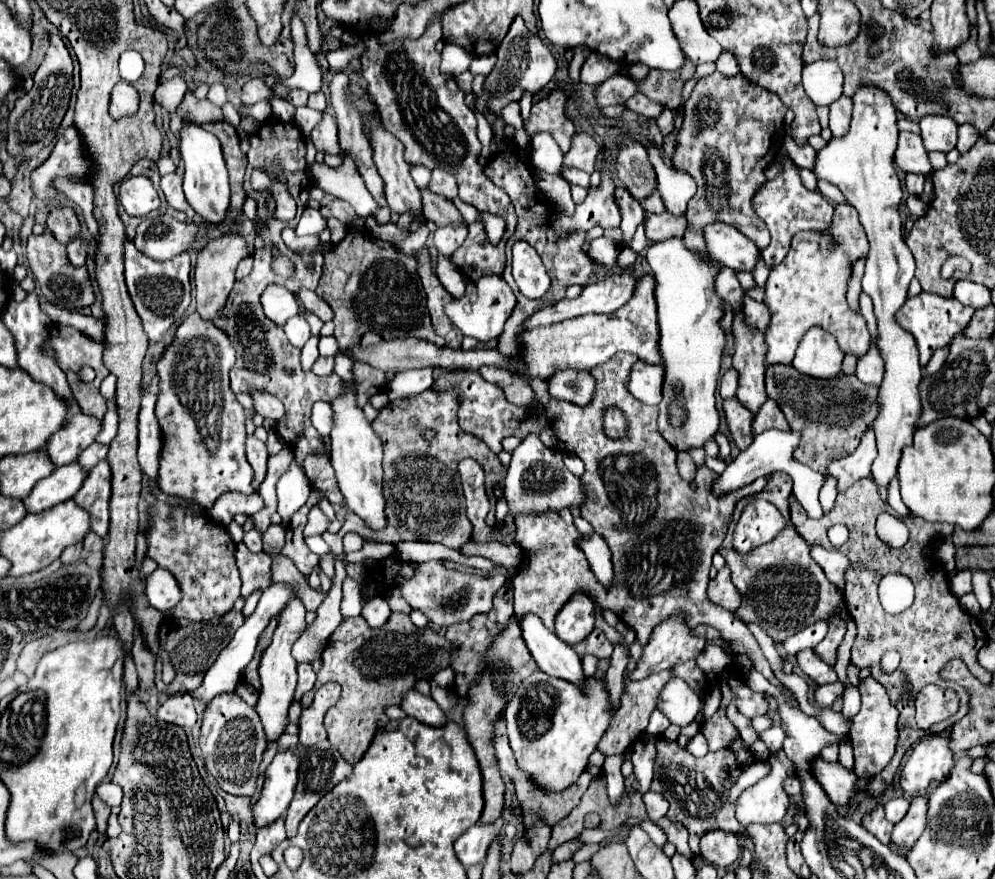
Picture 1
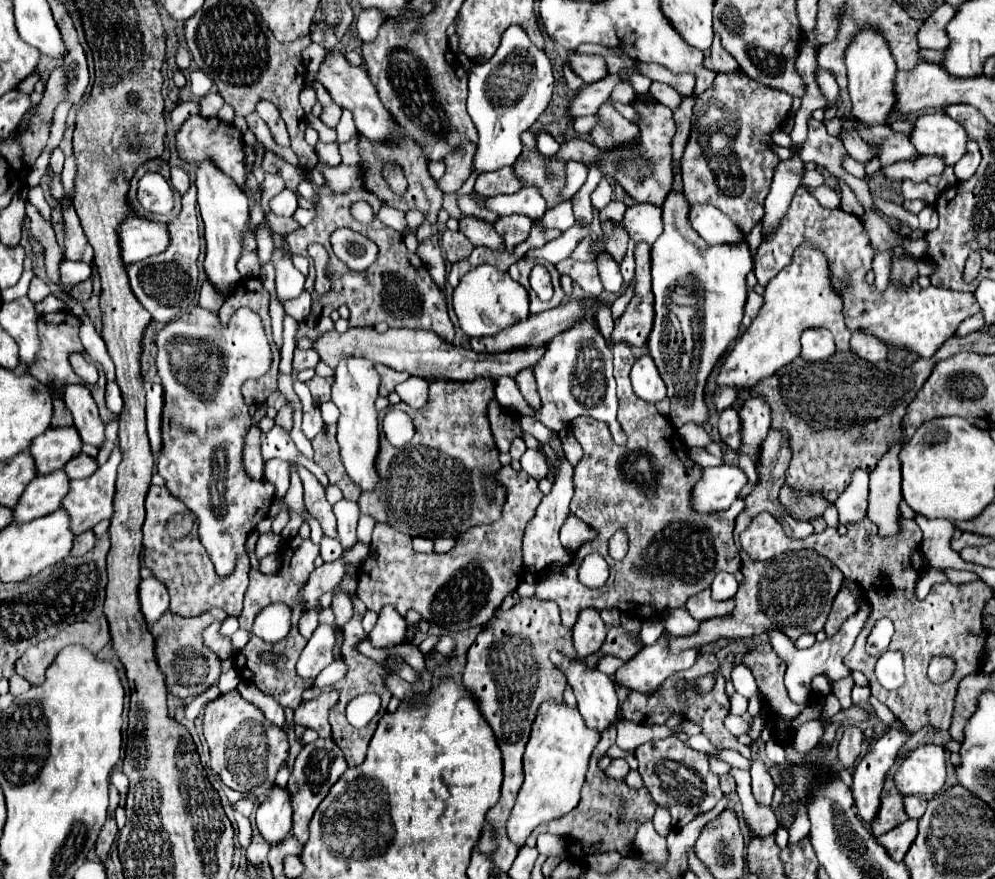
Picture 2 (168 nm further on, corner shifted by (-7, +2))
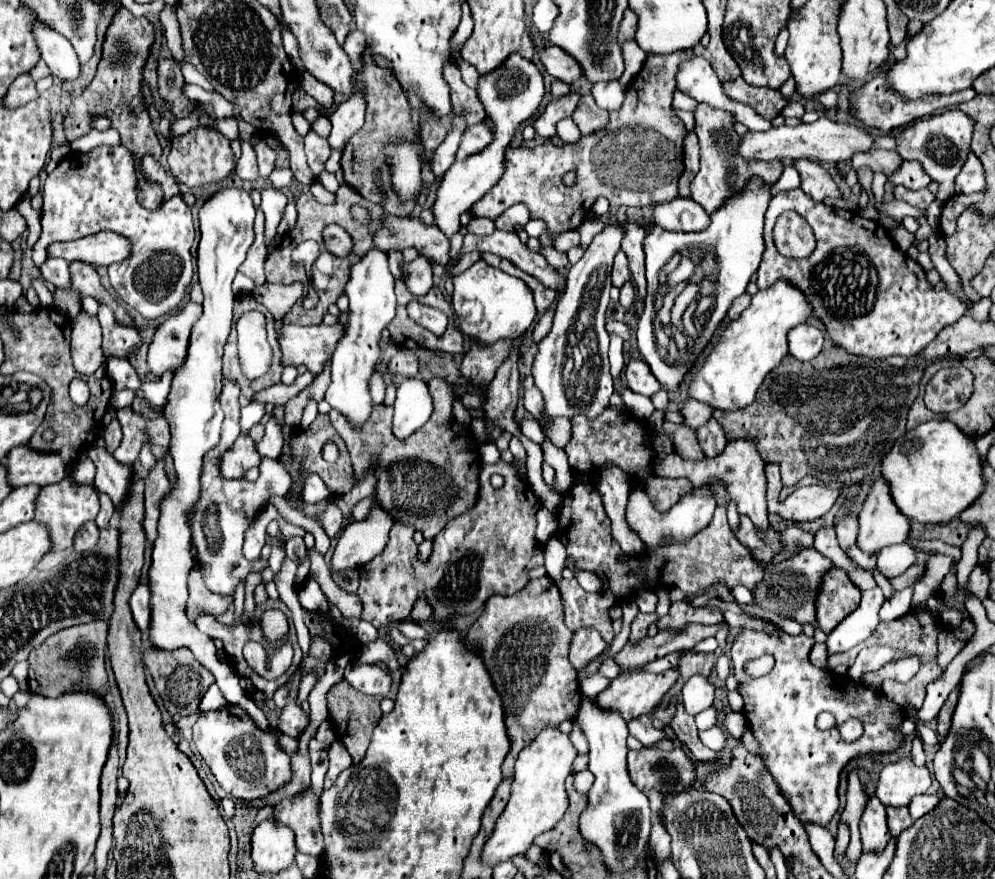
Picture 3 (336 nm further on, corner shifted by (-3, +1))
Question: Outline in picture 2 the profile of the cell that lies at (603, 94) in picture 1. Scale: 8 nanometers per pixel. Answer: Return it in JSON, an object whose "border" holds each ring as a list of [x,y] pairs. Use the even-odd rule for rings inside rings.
{"border":[[[613,73],[613,75],[607,75],[605,79],[597,81],[597,83],[587,85],[585,89],[581,89],[577,93],[575,101],[571,103],[571,115],[573,117],[595,115],[599,111],[599,107],[611,99],[611,91],[619,83],[621,83],[621,77],[617,73]]]}

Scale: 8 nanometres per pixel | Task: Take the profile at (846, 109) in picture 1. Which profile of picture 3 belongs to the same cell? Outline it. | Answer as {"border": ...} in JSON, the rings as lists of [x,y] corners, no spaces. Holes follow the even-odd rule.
{"border":[[[869,150],[869,152],[857,152],[853,158],[853,168],[859,170],[861,166],[869,166],[873,172],[883,172],[885,176],[891,176],[901,164],[903,158],[897,152],[887,152],[887,150]]]}

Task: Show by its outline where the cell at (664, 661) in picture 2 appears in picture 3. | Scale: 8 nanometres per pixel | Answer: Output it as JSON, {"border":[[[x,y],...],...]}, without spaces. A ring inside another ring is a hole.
{"border":[[[675,668],[661,674],[621,674],[595,698],[595,704],[599,704],[603,710],[615,710],[623,716],[625,722],[631,722],[641,714],[649,714],[653,706],[661,702],[665,692],[675,684],[677,676],[679,672]]]}

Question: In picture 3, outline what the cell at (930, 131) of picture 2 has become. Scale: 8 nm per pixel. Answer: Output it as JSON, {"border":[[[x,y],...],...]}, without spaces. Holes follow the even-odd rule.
{"border":[[[959,108],[947,110],[943,114],[935,114],[929,118],[915,120],[907,130],[897,134],[897,152],[901,154],[903,160],[917,160],[925,168],[925,172],[939,182],[939,200],[949,200],[955,194],[955,176],[961,172],[969,146],[971,146],[971,136],[973,136],[973,120]]]}

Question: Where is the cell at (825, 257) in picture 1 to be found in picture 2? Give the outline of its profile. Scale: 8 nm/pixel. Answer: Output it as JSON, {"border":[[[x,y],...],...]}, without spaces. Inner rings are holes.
{"border":[[[801,243],[793,255],[793,261],[767,283],[763,295],[765,303],[733,351],[727,355],[717,375],[717,385],[731,385],[739,389],[755,387],[763,377],[773,375],[779,367],[793,363],[801,353],[801,333],[809,327],[825,327],[833,333],[839,351],[849,349],[851,331],[845,325],[843,299],[831,283],[831,267],[819,247]]]}

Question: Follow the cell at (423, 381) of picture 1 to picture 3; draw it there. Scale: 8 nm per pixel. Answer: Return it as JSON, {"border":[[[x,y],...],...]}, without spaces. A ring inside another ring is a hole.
{"border":[[[405,378],[399,384],[393,408],[395,408],[393,426],[391,426],[393,436],[399,440],[407,438],[417,428],[421,428],[423,422],[427,422],[433,412],[427,382],[423,382],[421,378]]]}

